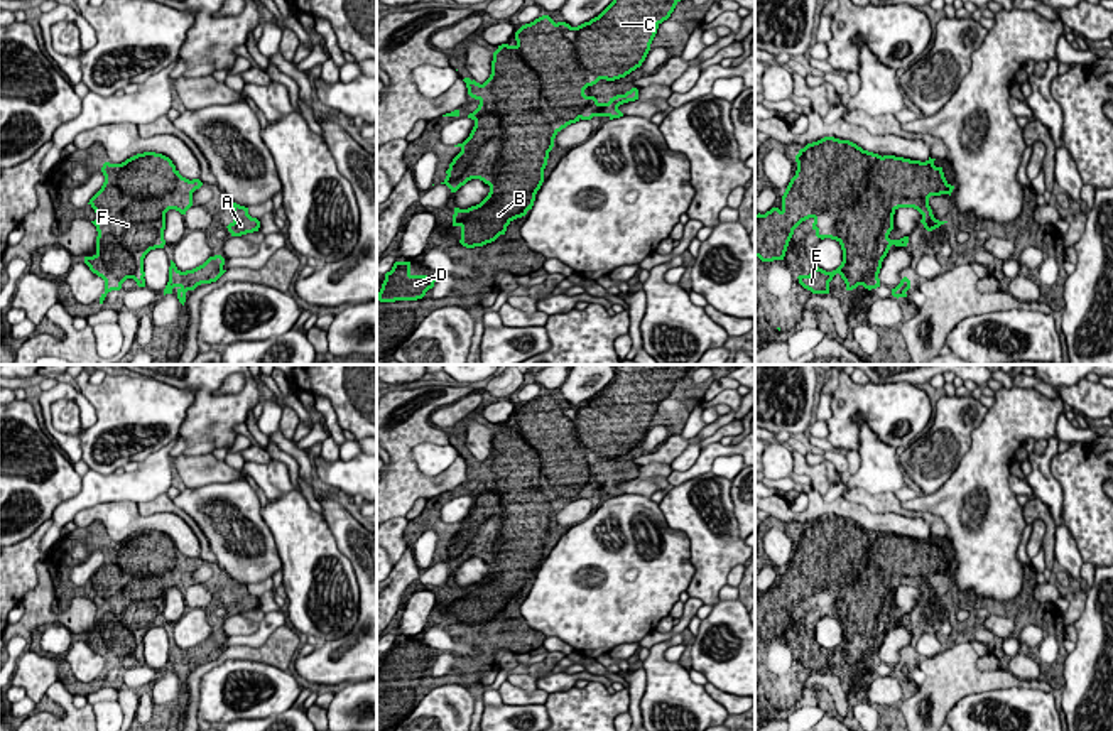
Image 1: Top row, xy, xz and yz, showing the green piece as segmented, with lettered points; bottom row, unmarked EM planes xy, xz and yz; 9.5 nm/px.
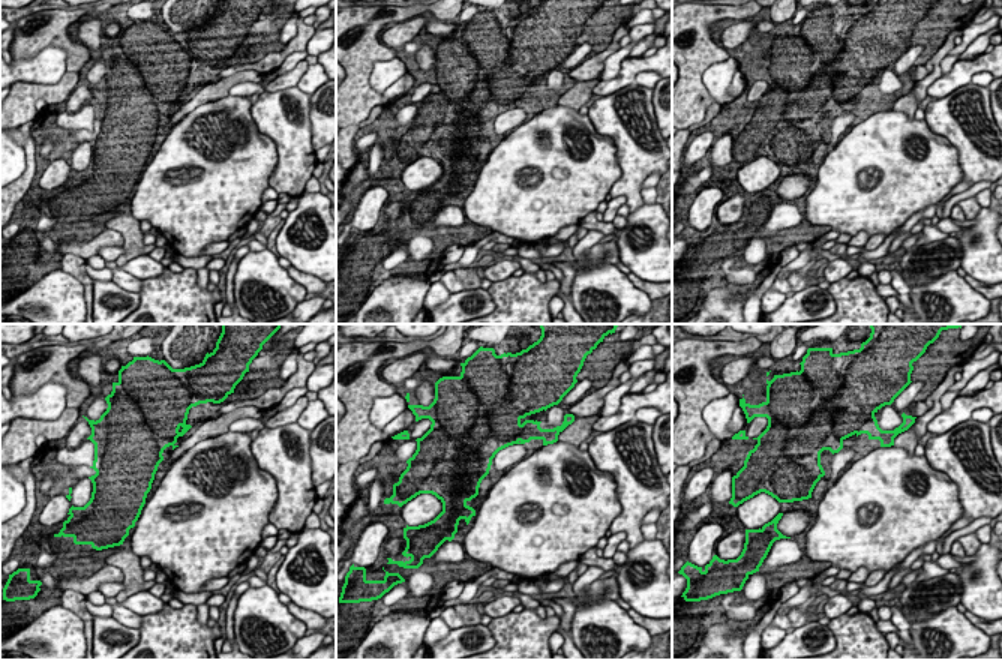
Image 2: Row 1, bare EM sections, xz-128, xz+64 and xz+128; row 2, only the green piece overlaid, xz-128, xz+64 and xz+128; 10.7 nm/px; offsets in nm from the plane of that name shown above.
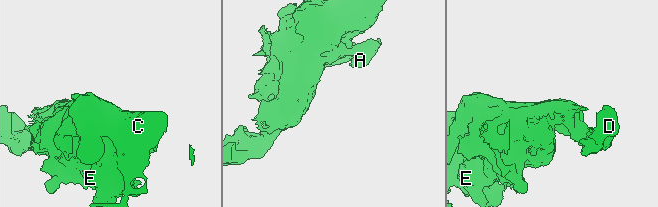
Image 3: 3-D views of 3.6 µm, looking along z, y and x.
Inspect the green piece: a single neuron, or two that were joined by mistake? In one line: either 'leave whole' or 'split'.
leave whole

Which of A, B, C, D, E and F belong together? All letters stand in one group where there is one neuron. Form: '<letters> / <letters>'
A B C D E F

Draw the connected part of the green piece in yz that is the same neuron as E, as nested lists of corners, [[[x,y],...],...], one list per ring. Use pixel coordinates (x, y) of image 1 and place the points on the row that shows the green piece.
[[[834,137],[807,143],[795,155],[797,171],[782,208],[755,214],[755,257],[784,260],[794,230],[812,218],[817,238],[841,245],[843,262],[833,272],[811,268],[797,277],[799,284],[812,294],[829,294],[829,282],[839,273],[846,290],[880,287],[878,273],[890,246],[909,243],[909,236],[888,238],[899,208],[917,209],[927,231],[947,223],[936,219],[929,206],[931,196],[951,196],[954,189],[934,160],[882,157]]]

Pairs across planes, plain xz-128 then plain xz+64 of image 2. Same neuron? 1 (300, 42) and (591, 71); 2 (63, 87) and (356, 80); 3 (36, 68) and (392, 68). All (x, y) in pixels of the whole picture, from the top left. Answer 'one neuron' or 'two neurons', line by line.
1: one neuron
2: one neuron
3: one neuron

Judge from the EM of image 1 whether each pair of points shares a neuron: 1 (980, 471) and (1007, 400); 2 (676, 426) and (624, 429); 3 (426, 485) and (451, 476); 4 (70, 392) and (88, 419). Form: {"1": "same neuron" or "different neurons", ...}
{"1": "same neuron", "2": "same neuron", "3": "same neuron", "4": "same neuron"}

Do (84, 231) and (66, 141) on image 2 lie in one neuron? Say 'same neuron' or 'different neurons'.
same neuron

